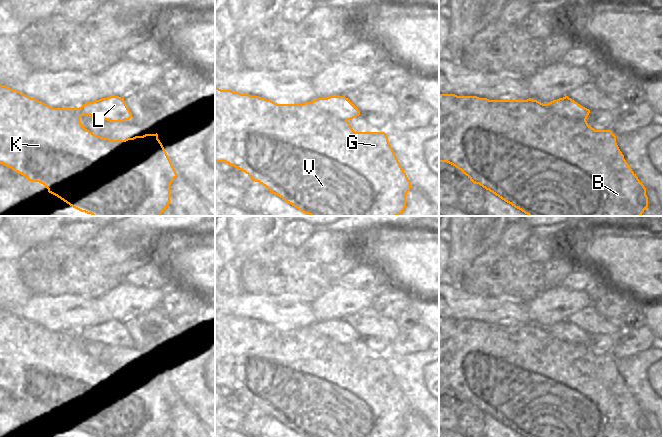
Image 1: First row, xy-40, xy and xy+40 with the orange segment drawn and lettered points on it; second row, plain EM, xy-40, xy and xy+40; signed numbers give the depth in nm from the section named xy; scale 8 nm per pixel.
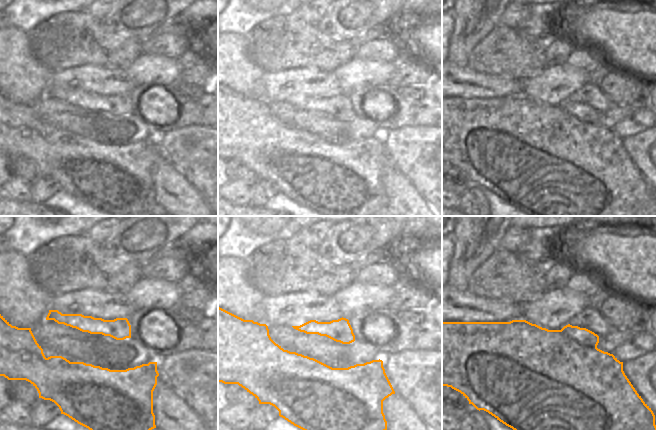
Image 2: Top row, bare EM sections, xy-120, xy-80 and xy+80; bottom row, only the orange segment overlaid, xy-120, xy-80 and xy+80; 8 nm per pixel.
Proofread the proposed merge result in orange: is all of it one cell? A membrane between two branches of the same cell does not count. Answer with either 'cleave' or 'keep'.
cleave

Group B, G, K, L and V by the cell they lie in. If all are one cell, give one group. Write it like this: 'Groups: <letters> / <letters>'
Groups: B G K V / L

